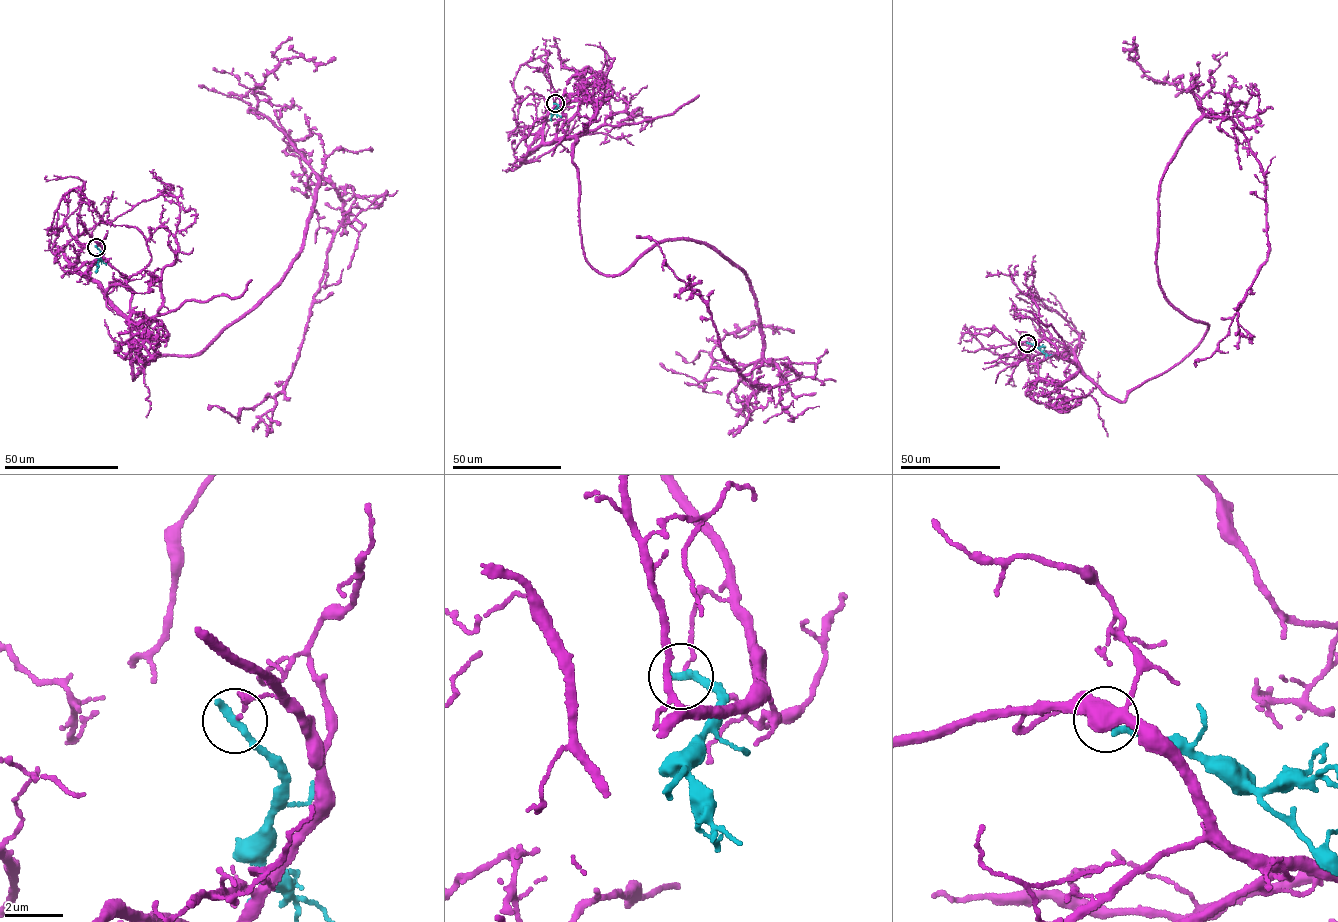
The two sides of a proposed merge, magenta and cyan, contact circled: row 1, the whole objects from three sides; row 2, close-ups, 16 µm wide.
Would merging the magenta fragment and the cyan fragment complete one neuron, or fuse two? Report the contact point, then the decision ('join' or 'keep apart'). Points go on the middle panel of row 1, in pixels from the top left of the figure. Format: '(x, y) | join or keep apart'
(555, 103) | keep apart

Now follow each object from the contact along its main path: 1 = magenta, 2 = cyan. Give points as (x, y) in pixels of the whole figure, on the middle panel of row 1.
1: (554, 103), (584, 258), (712, 248), (782, 382), (746, 380), (636, 236)
2: (554, 103), (557, 105), (551, 121)

